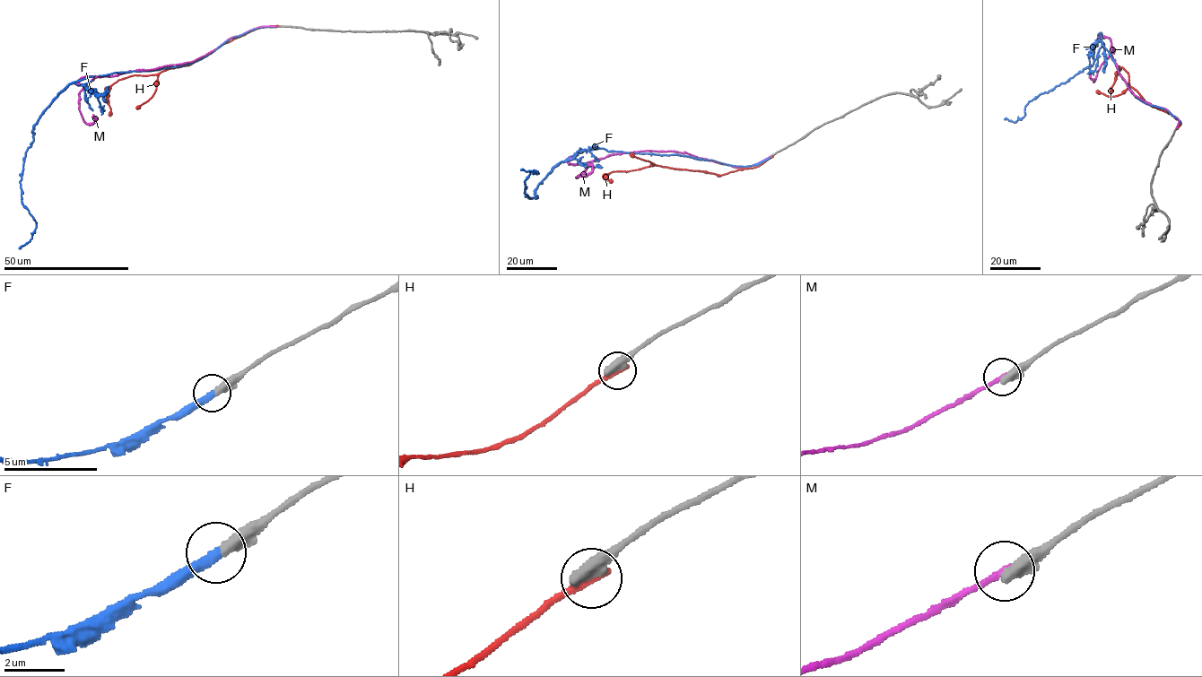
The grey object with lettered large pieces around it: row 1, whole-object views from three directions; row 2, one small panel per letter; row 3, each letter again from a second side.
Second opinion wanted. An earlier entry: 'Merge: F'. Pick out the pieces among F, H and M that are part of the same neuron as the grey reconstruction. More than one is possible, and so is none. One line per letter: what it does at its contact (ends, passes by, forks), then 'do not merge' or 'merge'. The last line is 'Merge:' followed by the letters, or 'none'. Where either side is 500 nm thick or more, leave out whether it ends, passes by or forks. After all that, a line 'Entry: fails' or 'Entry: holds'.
F: it ends there; merge
H: do not merge
M: it ends there; do not merge
Merge: F
Entry: holds

